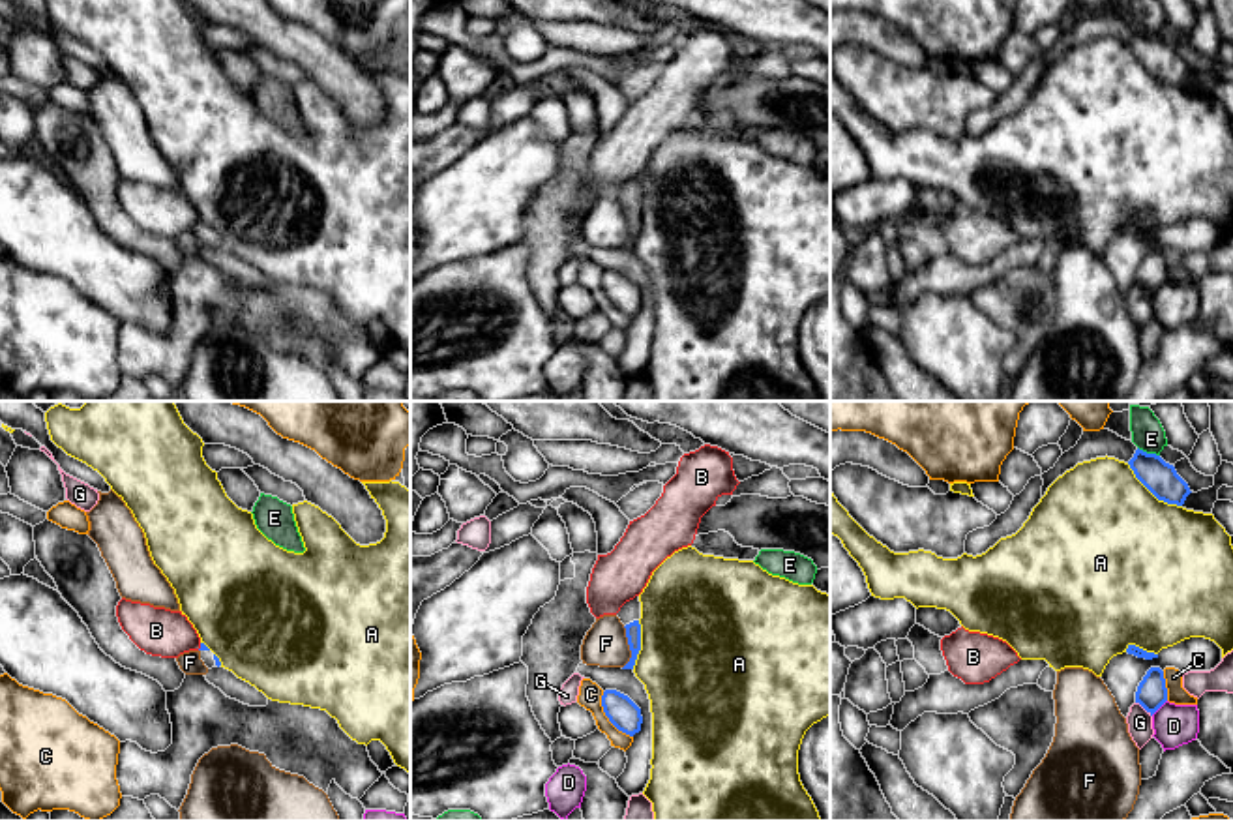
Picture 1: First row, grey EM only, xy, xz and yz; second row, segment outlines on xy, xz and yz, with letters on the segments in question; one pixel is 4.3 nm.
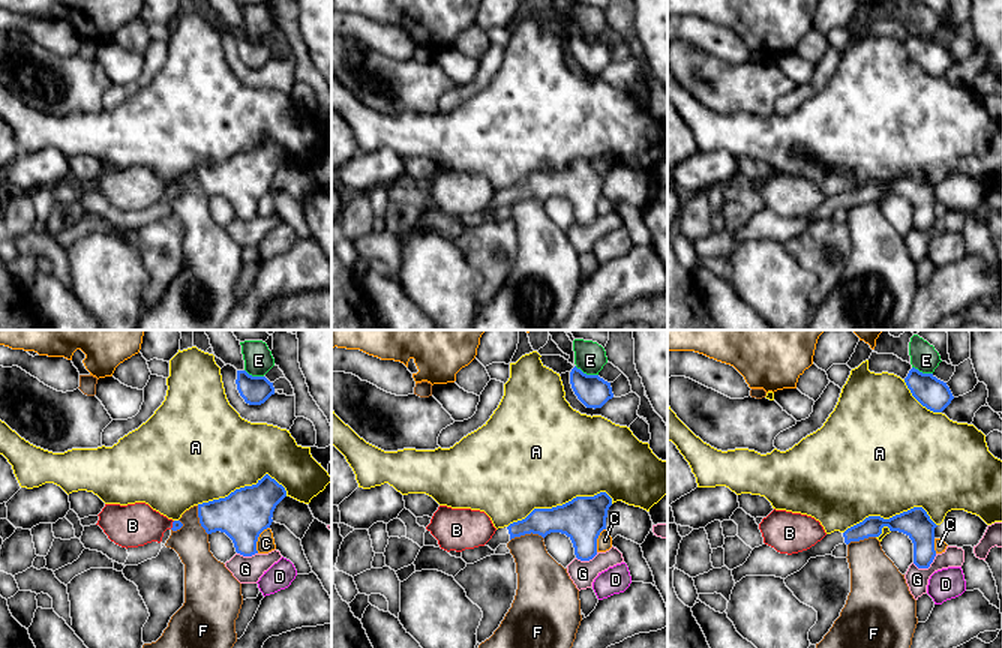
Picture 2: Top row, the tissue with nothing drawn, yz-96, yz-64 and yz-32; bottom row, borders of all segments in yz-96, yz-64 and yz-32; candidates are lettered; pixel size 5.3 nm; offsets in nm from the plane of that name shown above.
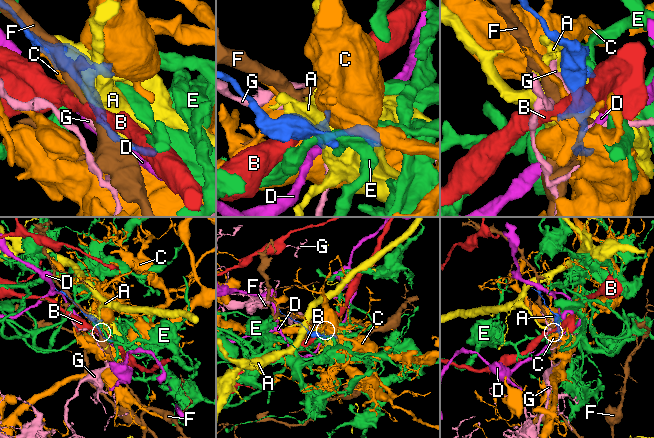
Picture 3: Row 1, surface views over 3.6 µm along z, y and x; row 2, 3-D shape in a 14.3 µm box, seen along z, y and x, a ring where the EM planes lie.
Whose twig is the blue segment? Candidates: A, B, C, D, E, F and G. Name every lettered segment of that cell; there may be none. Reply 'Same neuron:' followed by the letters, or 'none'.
Same neuron: none

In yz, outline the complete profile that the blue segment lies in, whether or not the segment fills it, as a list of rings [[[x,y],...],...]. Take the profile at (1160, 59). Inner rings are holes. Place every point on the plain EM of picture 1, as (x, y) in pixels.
[[[1136,30],[1128,41],[1136,58],[1158,79],[1167,84],[1182,86],[1192,73],[1188,64],[1177,54],[1175,47],[1156,34]]]

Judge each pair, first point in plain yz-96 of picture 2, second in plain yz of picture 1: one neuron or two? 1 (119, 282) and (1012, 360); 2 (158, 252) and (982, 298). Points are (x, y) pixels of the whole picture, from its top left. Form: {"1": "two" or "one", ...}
{"1": "two", "2": "one"}

